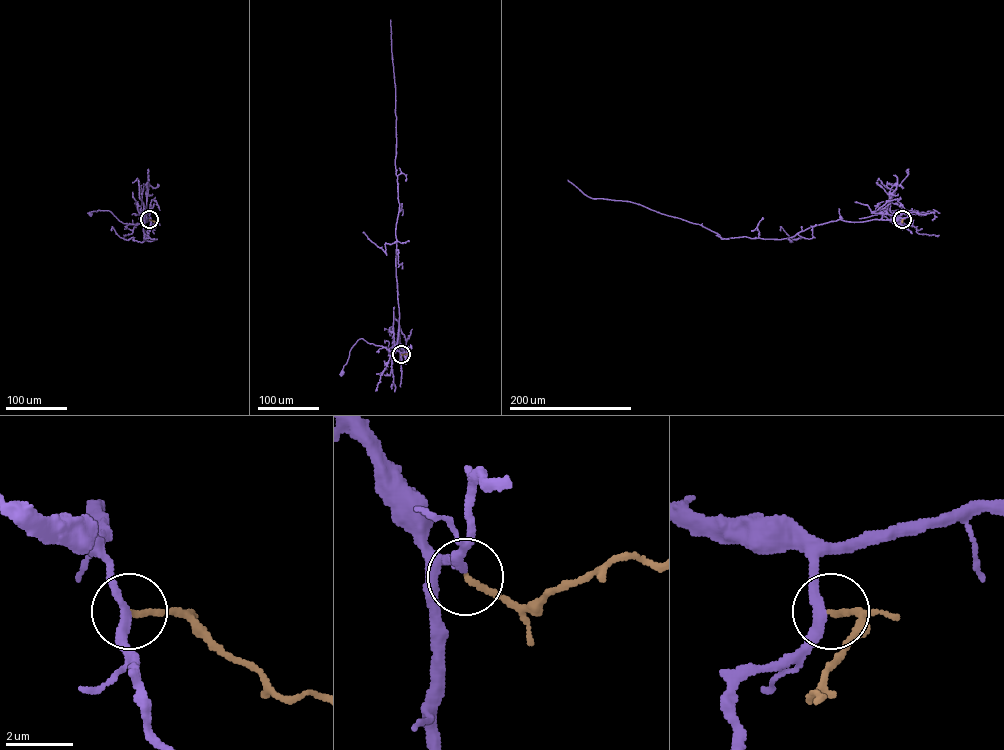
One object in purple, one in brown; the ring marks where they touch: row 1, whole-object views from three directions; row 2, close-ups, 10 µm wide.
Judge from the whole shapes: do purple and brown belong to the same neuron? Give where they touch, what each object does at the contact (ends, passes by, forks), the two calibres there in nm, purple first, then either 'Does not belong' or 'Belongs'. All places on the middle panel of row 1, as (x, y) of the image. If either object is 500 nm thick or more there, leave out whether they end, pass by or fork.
Place: (401, 354). At the ring purple passes by. At the ring brown ends. Thickness 240 nm (purple) against 170 nm. Does not belong

